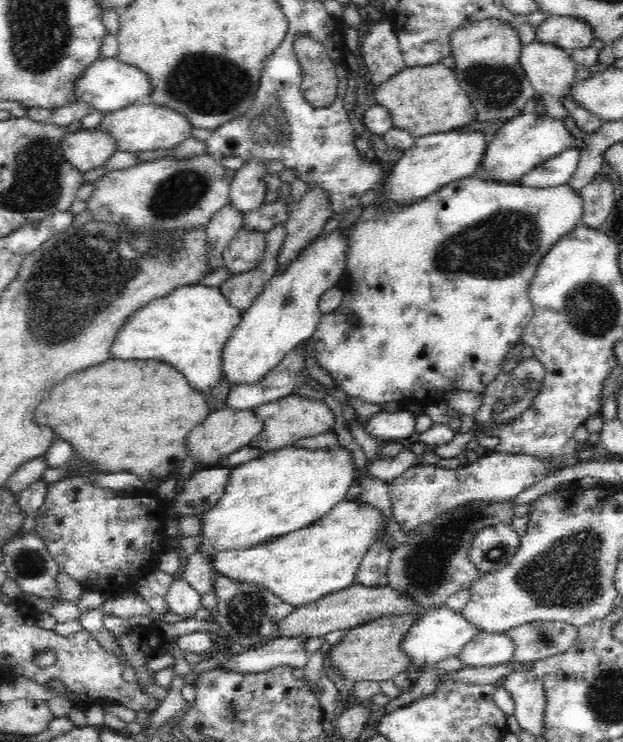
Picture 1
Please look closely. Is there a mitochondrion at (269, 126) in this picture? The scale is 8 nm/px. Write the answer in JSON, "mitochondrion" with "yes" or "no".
{"mitochondrion":"yes"}

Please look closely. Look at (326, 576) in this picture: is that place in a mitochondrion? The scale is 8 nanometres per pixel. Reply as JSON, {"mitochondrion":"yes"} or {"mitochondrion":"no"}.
{"mitochondrion":"no"}

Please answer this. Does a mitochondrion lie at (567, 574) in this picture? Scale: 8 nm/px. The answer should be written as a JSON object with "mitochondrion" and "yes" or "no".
{"mitochondrion":"yes"}

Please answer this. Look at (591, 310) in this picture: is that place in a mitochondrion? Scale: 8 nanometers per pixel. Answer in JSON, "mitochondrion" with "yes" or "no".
{"mitochondrion":"yes"}

